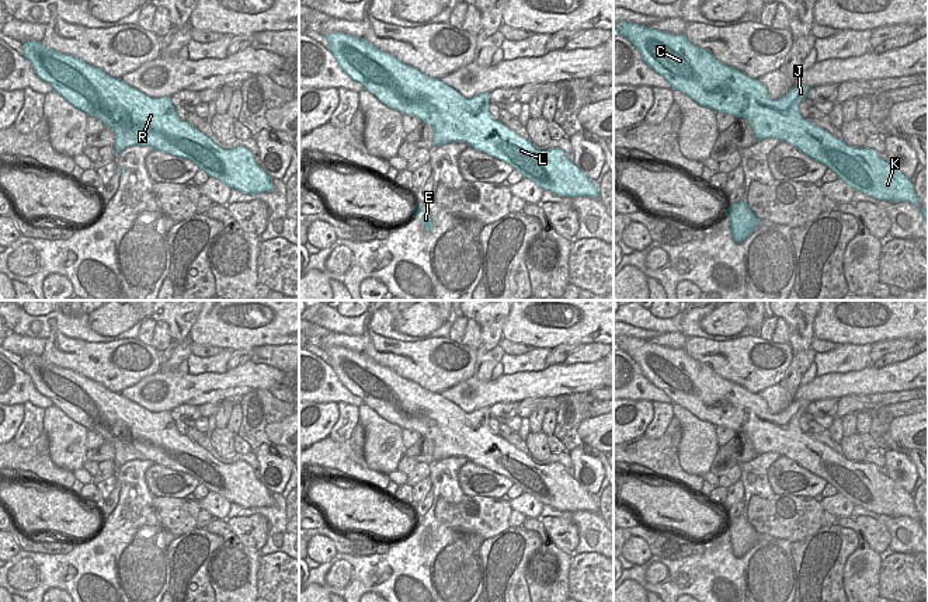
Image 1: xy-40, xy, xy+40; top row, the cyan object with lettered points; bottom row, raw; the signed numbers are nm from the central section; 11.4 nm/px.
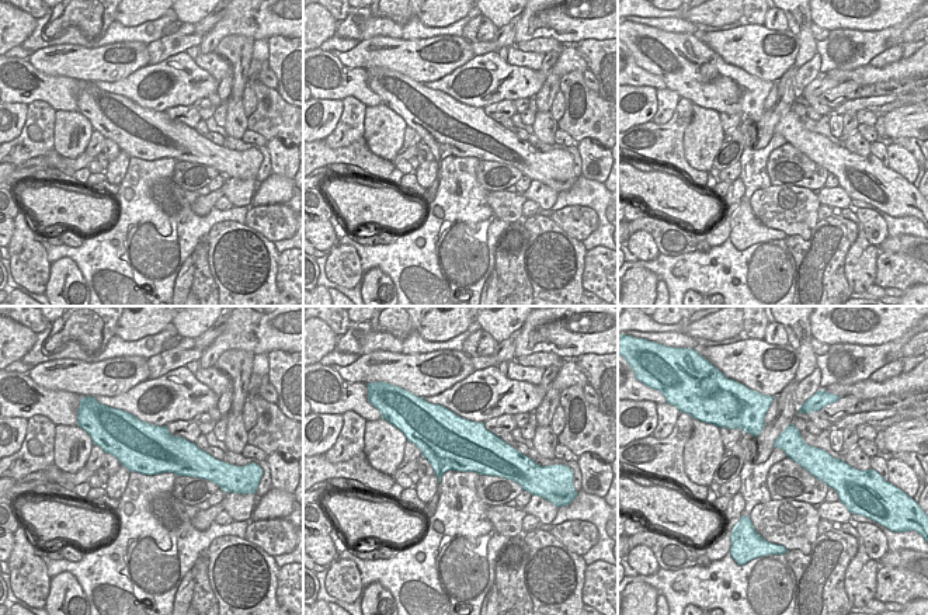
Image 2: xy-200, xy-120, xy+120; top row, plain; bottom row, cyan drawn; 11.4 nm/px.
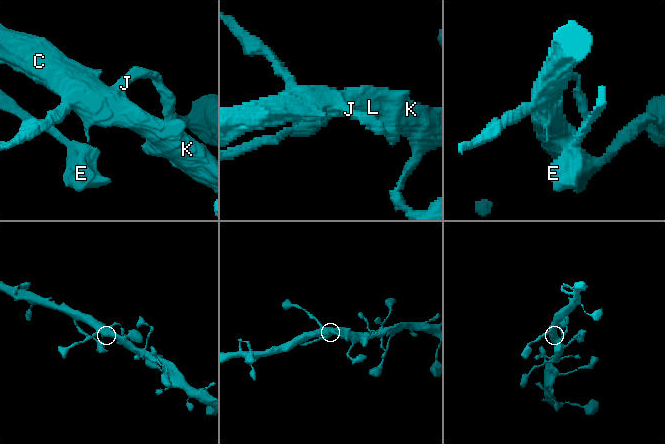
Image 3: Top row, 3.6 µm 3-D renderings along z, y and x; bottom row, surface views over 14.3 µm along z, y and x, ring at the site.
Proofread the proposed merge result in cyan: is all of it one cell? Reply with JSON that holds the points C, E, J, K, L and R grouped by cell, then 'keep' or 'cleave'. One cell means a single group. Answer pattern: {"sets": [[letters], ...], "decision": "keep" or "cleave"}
{"sets": [["C", "E", "J", "K", "L", "R"]], "decision": "keep"}

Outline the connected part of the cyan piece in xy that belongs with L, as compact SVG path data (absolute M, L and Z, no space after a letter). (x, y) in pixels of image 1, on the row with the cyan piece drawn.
M343 32L324 35L343 72L362 84L379 102L413 115L434 128L434 146L463 142L510 164L524 178L557 196L599 198L594 182L562 149L541 150L489 112L490 93L462 97L439 79L399 62L392 55Z

